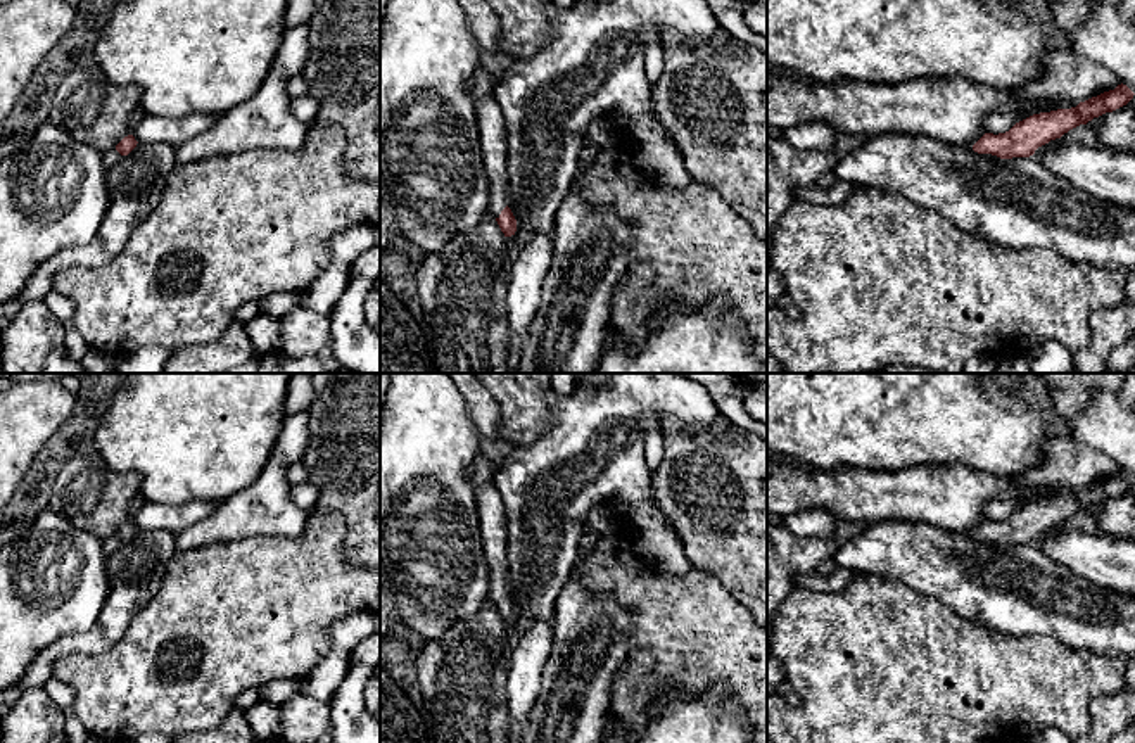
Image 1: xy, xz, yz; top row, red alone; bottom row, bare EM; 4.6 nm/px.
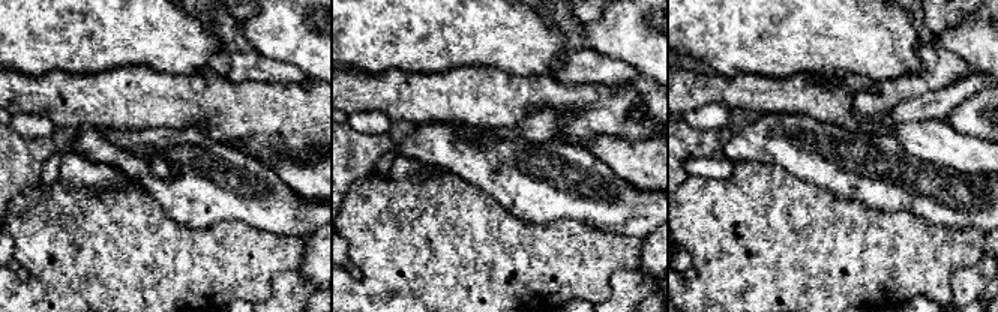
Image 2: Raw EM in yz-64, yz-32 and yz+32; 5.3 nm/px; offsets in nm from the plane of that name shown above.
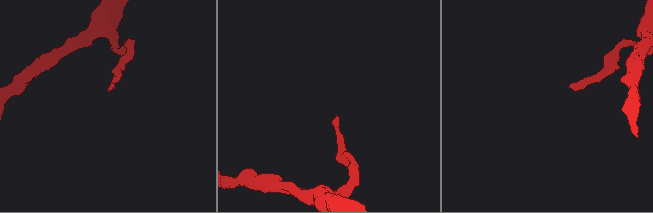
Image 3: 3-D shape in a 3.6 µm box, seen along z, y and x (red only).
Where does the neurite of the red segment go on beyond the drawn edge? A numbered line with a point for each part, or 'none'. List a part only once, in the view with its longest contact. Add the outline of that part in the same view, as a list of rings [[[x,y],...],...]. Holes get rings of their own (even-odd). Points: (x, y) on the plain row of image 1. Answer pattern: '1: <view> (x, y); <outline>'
1: xz (491, 512); [[[494,486],[475,489],[475,501],[489,563],[489,600],[499,605],[508,593],[506,511]]]

